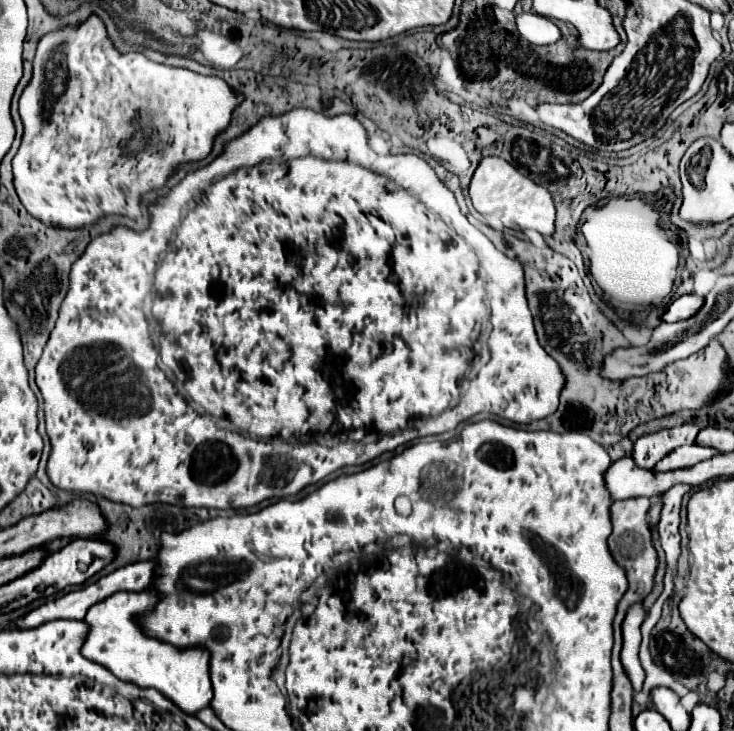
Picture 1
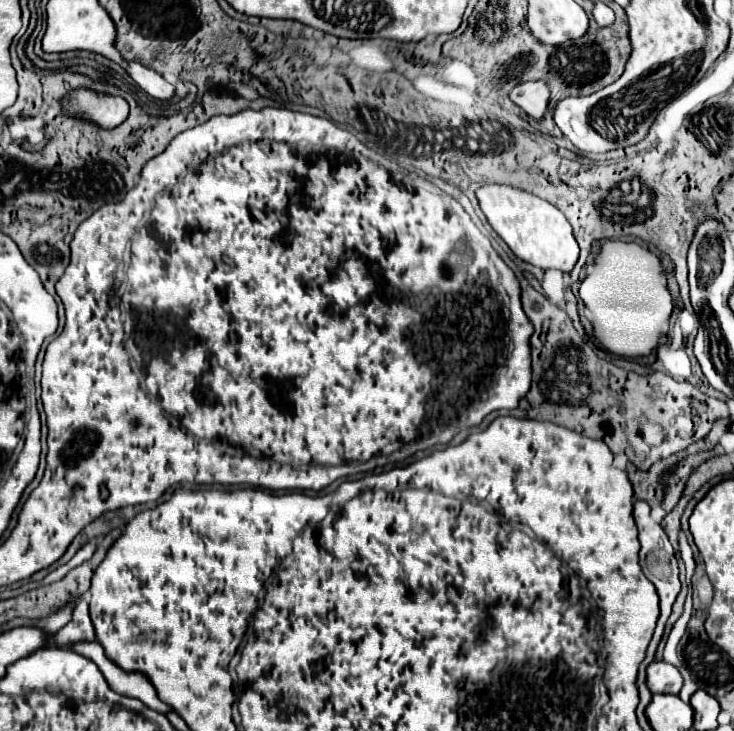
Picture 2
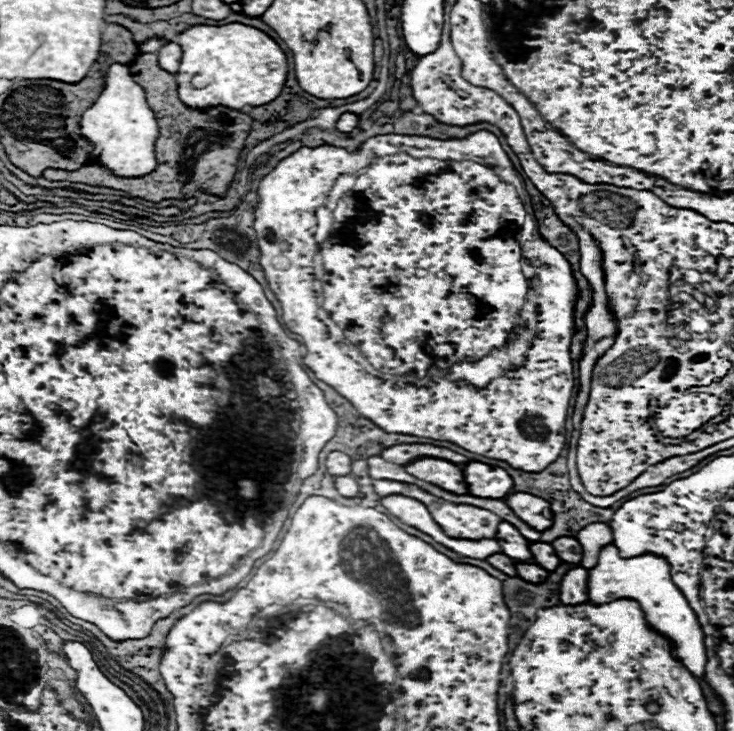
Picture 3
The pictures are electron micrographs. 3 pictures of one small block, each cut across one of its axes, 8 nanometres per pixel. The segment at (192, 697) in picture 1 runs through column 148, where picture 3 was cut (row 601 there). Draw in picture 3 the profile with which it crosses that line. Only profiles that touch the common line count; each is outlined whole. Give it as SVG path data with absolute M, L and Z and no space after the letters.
M610 544L602 548L598 556L598 564L588 570L588 596L594 604L606 604L618 598L632 598L640 604L640 608L646 612L648 624L660 632L662 636L670 638L676 644L674 656L680 658L682 664L694 676L702 676L706 670L706 646L704 646L704 632L698 622L696 612L690 608L684 594L678 590L678 586L672 582L670 564L662 556L654 554L642 554L632 558L622 558L620 550Z

